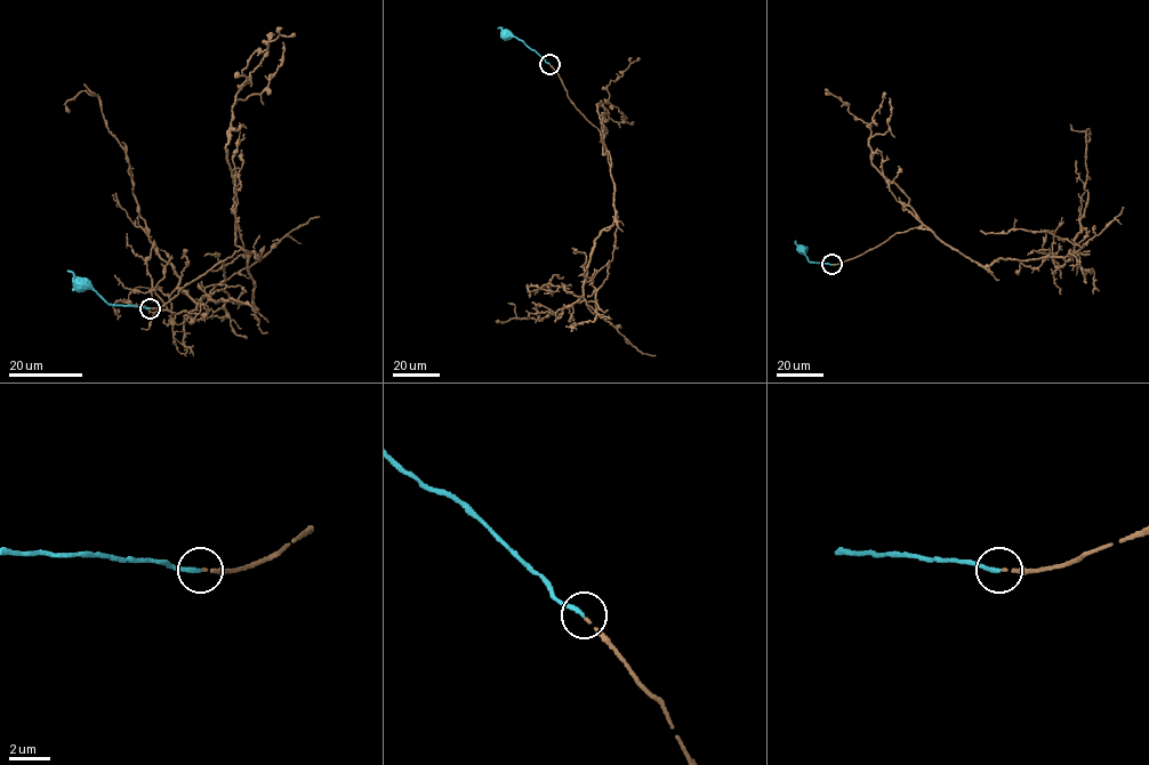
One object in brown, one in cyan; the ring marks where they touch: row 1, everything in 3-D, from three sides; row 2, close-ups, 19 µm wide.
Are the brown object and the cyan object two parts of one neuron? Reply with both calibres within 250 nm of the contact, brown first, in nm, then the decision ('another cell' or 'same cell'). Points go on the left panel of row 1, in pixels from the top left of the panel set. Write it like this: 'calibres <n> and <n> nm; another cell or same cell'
calibres 130 and 200 nm; same cell

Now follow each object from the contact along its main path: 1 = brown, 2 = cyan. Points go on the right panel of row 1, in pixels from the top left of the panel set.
1: (832, 264), (913, 227), (931, 231), (982, 266), (1002, 258), (1066, 262), (1086, 206), (1087, 142)
2: (832, 264), (810, 263), (803, 249)

